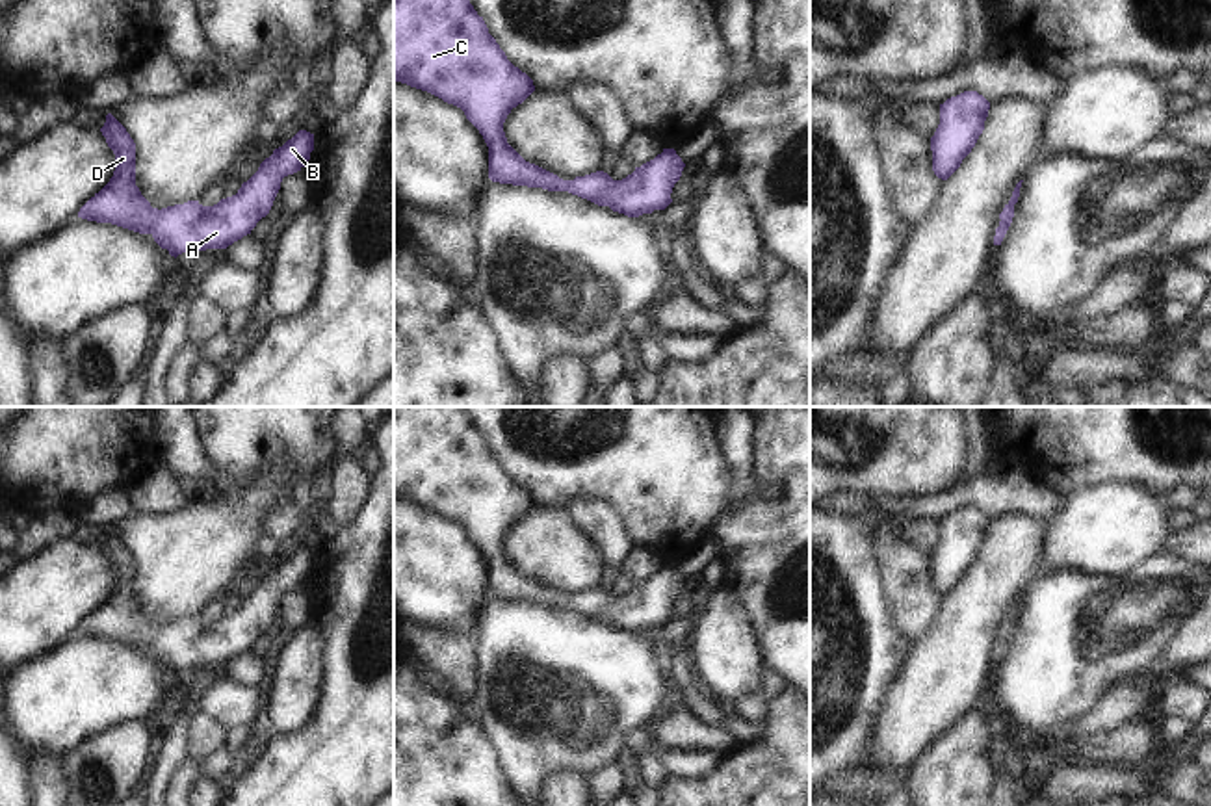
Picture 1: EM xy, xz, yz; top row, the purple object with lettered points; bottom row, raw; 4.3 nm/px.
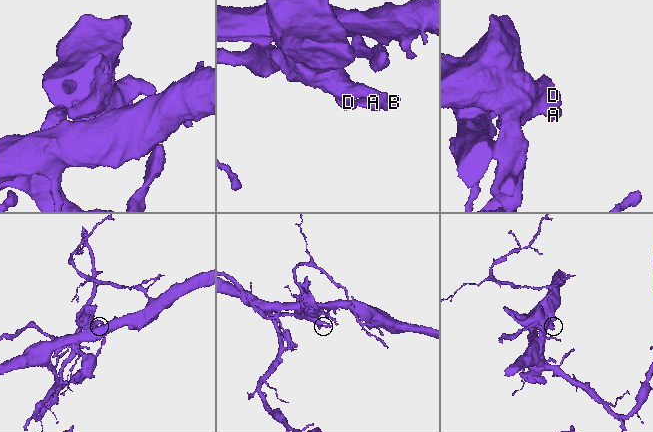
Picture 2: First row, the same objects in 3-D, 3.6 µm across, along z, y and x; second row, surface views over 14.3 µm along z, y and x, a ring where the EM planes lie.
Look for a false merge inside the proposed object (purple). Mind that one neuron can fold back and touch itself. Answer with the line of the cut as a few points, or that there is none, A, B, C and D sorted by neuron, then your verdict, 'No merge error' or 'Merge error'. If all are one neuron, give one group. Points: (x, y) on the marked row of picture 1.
No split. Groups: A B C D. No merge error.

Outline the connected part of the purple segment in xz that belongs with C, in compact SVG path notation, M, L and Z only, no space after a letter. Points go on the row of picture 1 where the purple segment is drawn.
M394 0L394 82L427 91L464 111L488 147L488 178L492 182L568 191L628 217L639 217L665 210L672 202L672 188L685 167L674 149L663 149L622 180L613 180L604 171L563 180L526 162L507 143L503 123L511 110L535 91L533 80L507 59L470 0Z

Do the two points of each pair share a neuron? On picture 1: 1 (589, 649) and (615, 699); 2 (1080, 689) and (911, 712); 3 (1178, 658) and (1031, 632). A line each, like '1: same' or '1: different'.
1: same
2: different
3: different

